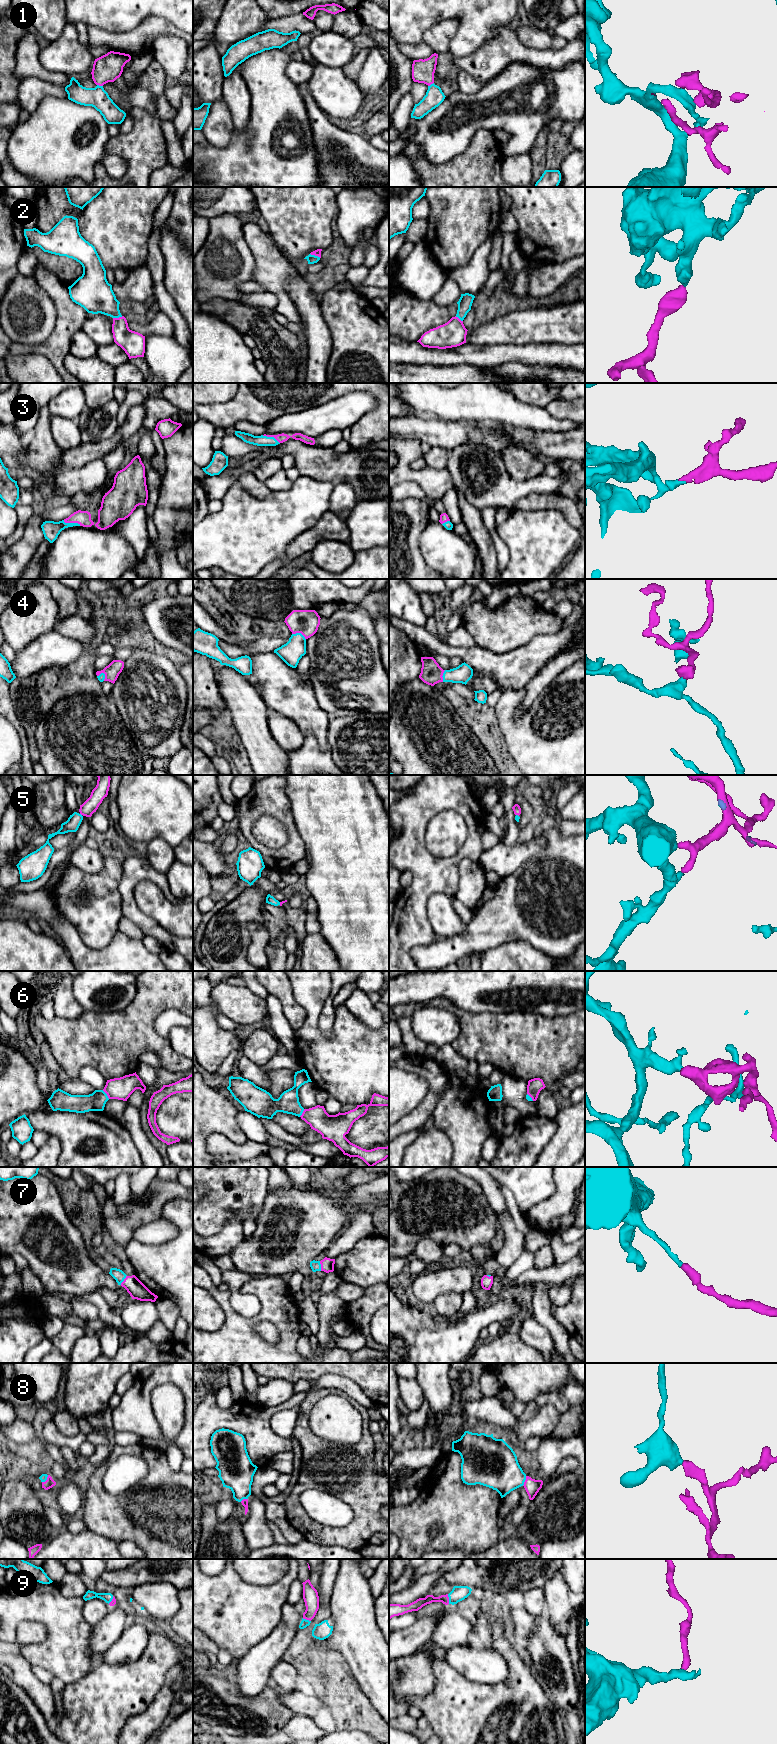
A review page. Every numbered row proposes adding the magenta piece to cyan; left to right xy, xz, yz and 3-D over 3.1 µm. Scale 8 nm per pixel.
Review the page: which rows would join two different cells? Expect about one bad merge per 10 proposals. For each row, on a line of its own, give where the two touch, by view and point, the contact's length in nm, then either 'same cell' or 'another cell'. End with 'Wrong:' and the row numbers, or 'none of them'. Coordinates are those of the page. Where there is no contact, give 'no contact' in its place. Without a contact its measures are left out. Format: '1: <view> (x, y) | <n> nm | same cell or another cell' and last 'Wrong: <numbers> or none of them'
1: xy (100, 86) | 50 nm | same cell
2: xz (314, 255) | 90 nm | same cell
3: xy (72, 523) | 150 nm | same cell
4: xz (299, 633) | 120 nm | same cell
5: xz (279, 903) | 30 nm | same cell
6: xy (106, 1094) | 90 nm | same cell
7: xz (320, 1266) | 80 nm | same cell
8: yz (524, 1481) | 90 nm | same cell
9: yz (449, 1599) | 80 nm | same cell
Wrong: none of them

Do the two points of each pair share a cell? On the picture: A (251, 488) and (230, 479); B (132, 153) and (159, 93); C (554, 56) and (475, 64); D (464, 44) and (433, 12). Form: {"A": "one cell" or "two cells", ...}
{"A": "one cell", "B": "one cell", "C": "one cell", "D": "one cell"}

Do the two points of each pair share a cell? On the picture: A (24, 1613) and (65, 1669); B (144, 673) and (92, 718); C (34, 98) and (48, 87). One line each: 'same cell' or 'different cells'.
A: same cell
B: different cells
C: same cell

